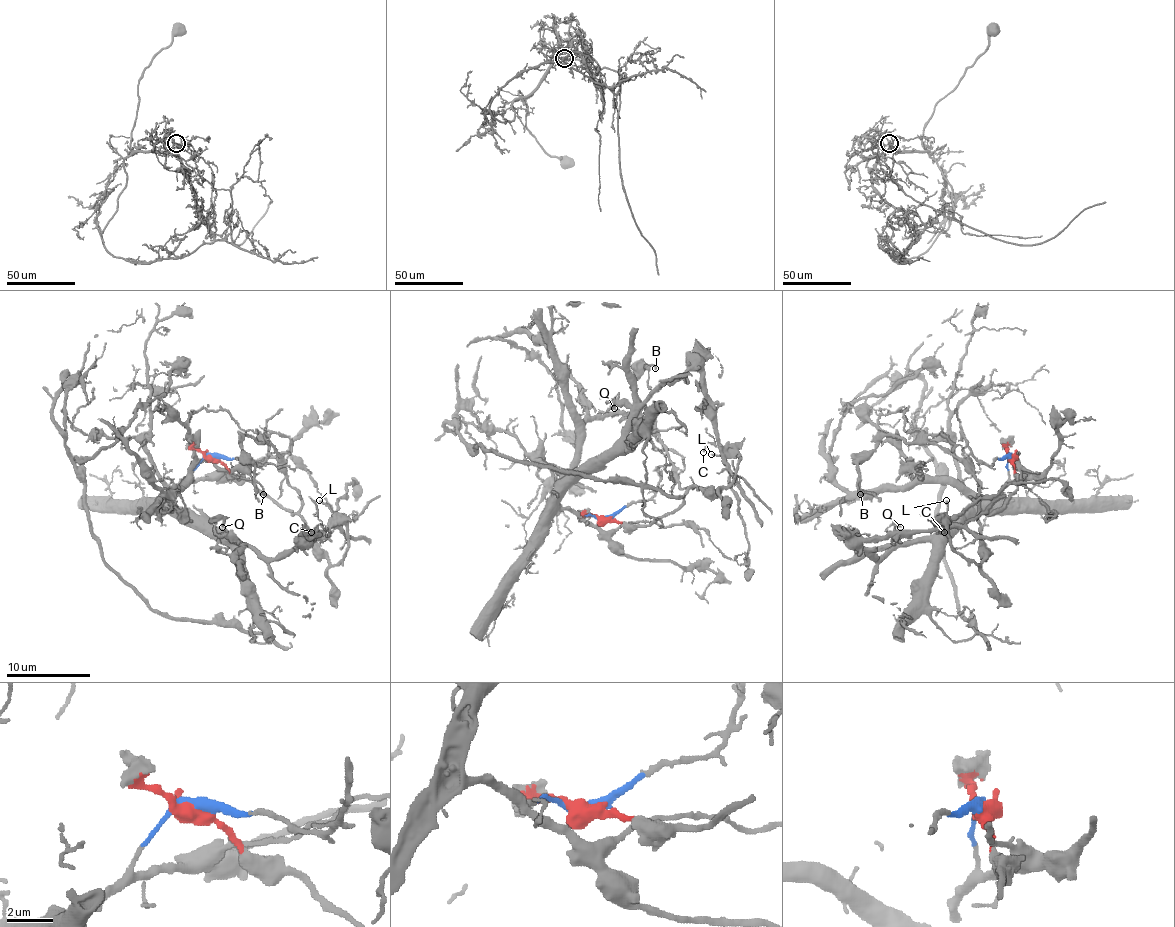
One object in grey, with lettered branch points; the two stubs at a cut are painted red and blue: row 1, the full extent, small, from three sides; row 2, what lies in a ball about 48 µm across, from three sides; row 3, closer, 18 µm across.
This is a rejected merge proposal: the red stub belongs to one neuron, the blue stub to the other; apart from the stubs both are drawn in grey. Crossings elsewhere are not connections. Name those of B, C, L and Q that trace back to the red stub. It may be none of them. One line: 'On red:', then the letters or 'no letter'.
On red: B, L

